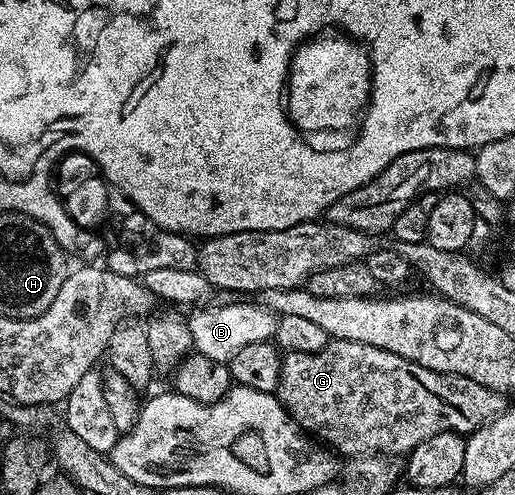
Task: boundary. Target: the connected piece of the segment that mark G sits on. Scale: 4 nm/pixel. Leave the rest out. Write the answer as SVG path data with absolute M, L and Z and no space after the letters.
M335 339L330 342L328 348L319 355L311 353L288 352L281 361L281 386L279 388L279 398L284 404L289 415L298 423L302 430L309 435L316 437L322 444L328 445L338 456L341 455L373 455L380 453L385 457L394 457L393 455L404 456L421 444L424 439L435 437L444 431L455 431L462 437L468 437L474 431L479 430L484 423L488 423L499 410L499 396L496 391L488 391L483 385L471 381L467 377L458 375L440 375L437 371L423 369L423 365L411 362L410 359L404 359L401 355L391 353L387 349L379 349L375 345L363 345L359 341L343 341Z

